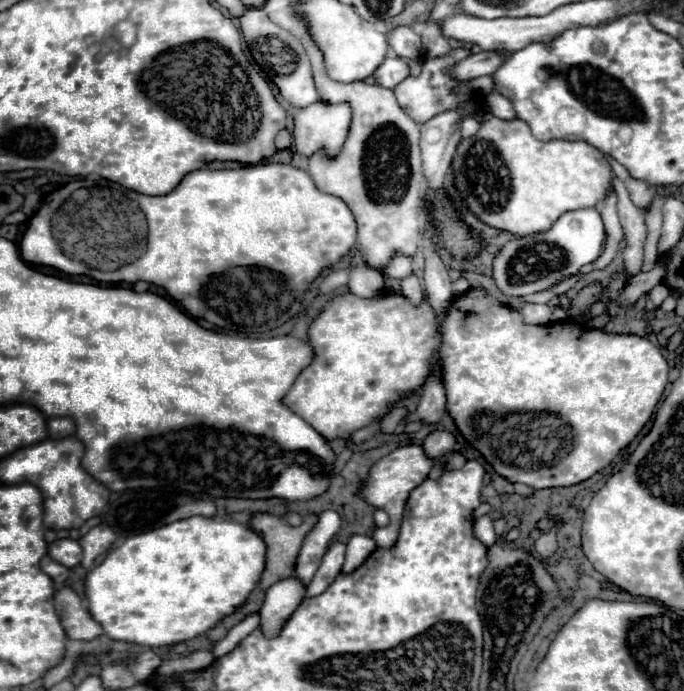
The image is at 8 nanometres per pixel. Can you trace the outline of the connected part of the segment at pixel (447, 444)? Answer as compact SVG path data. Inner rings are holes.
M441 430L441 432L433 432L431 436L427 436L425 442L421 444L421 448L423 448L423 452L425 452L427 458L437 460L437 458L445 456L447 452L451 452L453 444L455 444L455 438L449 432Z

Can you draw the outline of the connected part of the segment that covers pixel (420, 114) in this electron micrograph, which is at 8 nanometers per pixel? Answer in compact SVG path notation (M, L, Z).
M455 48L455 50L451 50L447 56L443 56L443 58L425 60L423 70L421 70L419 76L415 76L415 78L409 76L409 78L405 78L403 82L399 82L399 84L393 88L399 106L401 106L415 122L427 122L429 118L433 118L435 114L439 114L439 112L443 112L443 110L459 108L459 106L463 106L463 104L467 104L467 102L477 100L475 94L469 94L469 92L467 92L467 94L461 94L461 96L451 94L451 86L455 86L457 80L453 80L453 78L447 74L447 70L449 70L451 64L455 64L455 62L459 62L459 60L463 60L463 58L467 58L469 54L471 54L471 52L465 50L465 48Z

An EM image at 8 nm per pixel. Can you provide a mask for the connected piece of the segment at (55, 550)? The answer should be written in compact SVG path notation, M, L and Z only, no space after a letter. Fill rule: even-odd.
M63 538L63 540L55 540L53 544L49 544L47 554L55 560L61 562L67 568L73 568L81 562L81 546L71 540L71 538Z

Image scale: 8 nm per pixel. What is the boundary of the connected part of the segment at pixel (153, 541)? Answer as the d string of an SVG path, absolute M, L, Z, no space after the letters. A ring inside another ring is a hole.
M191 516L191 518L185 518L185 520L177 520L173 524L167 524L167 526L149 530L149 532L143 532L143 534L129 536L121 546L117 546L113 552L109 552L107 558L99 566L95 566L87 574L87 578L85 578L85 596L87 596L87 602L89 602L89 614L93 614L93 620L97 620L103 626L105 634L111 640L121 640L121 642L125 640L125 642L141 644L141 646L149 646L149 648L173 646L173 644L191 640L191 638L195 638L199 634L205 634L217 622L221 622L227 614L231 614L237 606L241 606L247 600L249 592L259 582L263 568L265 568L265 542L263 542L263 538L259 534L255 534L253 530L249 530L245 524L237 524L237 522L231 522L231 520Z

